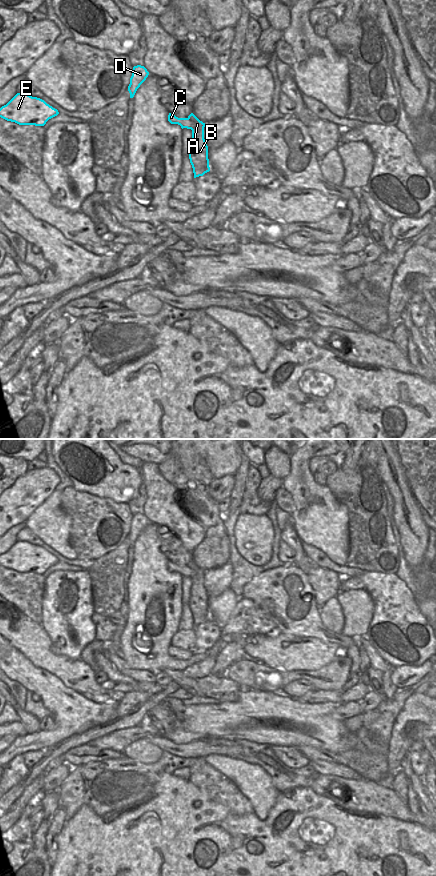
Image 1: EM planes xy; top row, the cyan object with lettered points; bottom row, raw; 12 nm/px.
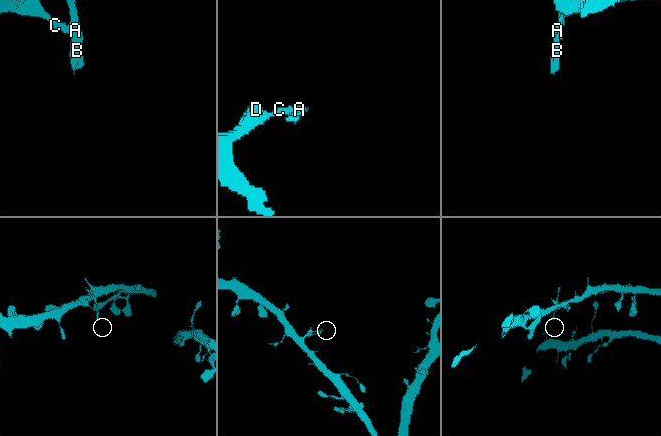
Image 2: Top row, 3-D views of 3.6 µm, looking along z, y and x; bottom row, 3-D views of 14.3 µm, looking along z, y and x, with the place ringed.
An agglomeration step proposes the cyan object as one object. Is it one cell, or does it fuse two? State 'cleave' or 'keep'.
cleave

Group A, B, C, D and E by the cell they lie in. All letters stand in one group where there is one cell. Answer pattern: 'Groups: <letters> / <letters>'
Groups: A B / C D E

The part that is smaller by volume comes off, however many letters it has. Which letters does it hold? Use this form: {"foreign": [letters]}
{"foreign": ["A", "B"]}

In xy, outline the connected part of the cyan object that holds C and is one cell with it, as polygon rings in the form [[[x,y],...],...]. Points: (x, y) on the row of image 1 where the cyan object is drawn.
[[[169,113],[169,115],[168,115],[168,121],[171,124],[180,125],[182,129],[183,128],[191,129],[191,127],[192,127],[192,122],[188,118],[178,118],[171,113]]]

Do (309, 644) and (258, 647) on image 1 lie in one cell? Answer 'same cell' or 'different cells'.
same cell

